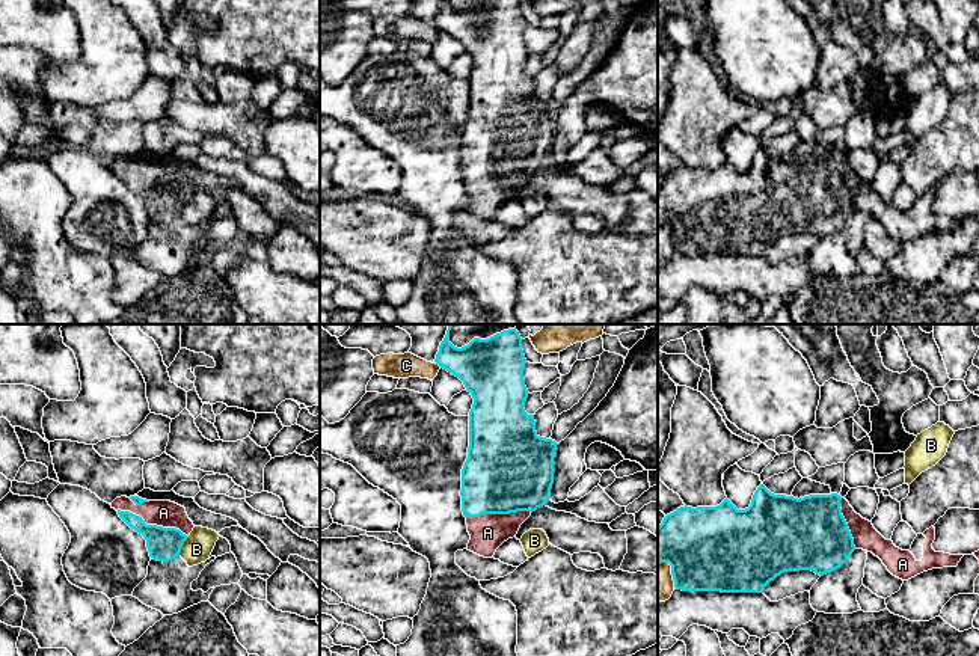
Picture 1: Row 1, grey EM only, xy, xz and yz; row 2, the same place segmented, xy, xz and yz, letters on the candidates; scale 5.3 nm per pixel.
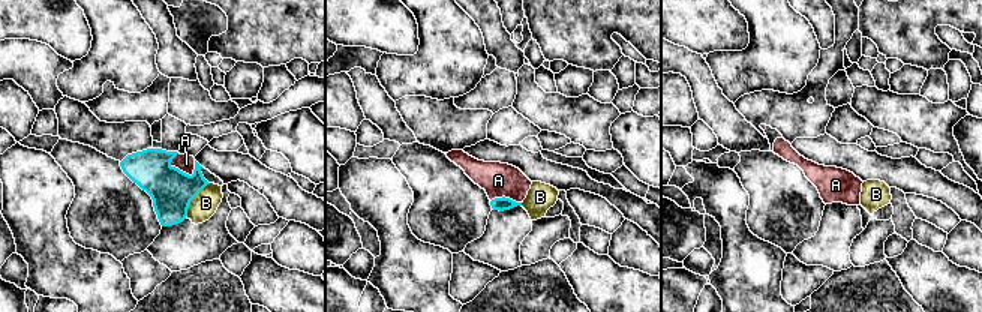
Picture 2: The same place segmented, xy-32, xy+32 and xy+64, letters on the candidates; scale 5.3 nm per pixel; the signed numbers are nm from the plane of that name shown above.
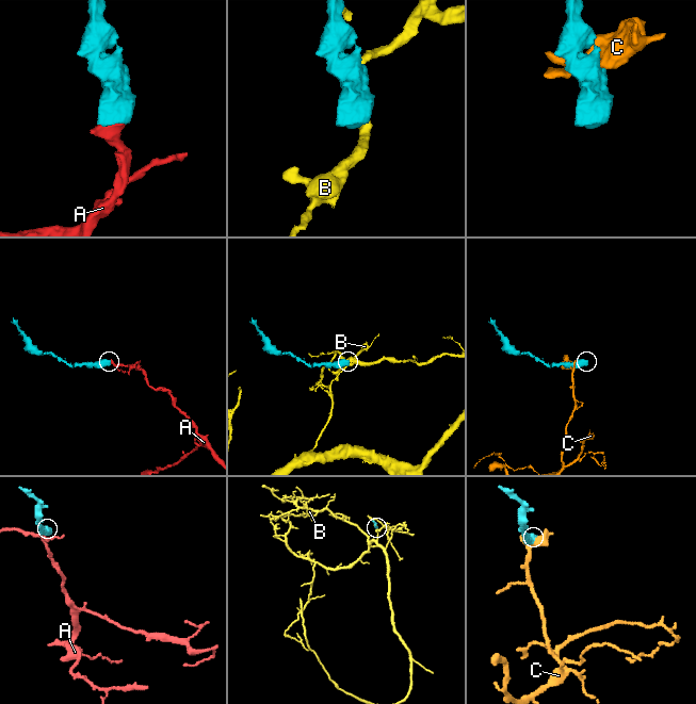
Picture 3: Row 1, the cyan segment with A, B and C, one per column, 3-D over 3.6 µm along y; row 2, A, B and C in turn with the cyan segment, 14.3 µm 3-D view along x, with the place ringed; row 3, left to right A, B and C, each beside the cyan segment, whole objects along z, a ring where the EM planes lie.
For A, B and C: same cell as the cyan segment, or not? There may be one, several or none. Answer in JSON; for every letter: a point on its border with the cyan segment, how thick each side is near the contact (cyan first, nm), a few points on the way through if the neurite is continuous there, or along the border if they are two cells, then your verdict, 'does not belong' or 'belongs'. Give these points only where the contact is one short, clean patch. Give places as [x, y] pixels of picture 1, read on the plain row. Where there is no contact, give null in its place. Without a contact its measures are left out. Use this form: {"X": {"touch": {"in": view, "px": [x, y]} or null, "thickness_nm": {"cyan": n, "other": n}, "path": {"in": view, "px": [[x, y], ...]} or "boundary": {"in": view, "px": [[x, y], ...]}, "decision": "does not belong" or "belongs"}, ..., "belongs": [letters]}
{"A": {"touch": {"in": "xy", "px": [153, 187]}, "thickness_nm": {"cyan": 180, "other": 140}, "path": {"in": "xy", "px": [[163, 207], [163, 198], [153, 187], [163, 175]]}, "decision": "belongs"}, "B": {"touch": {"in": "xy", "px": [181, 208]}, "thickness_nm": {"cyan": 180, "other": 150}, "boundary": {"in": "xy", "px": [[187, 199], [178, 217]]}, "decision": "does not belong"}, "C": {"touch": {"in": "yz", "px": [672, 232]}, "thickness_nm": {"cyan": 440, "other": 170}, "decision": "does not belong"}, "belongs": ["A"]}

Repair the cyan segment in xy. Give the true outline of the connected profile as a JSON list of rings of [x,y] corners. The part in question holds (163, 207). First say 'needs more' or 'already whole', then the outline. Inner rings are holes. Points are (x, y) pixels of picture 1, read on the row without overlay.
needs more; [[[121,158],[110,167],[131,192],[143,198],[149,219],[157,223],[169,225],[180,219],[195,190],[186,170],[170,163]]]

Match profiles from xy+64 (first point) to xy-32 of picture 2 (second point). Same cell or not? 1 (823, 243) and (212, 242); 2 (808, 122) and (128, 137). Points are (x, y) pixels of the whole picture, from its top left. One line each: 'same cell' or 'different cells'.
1: same cell
2: same cell

